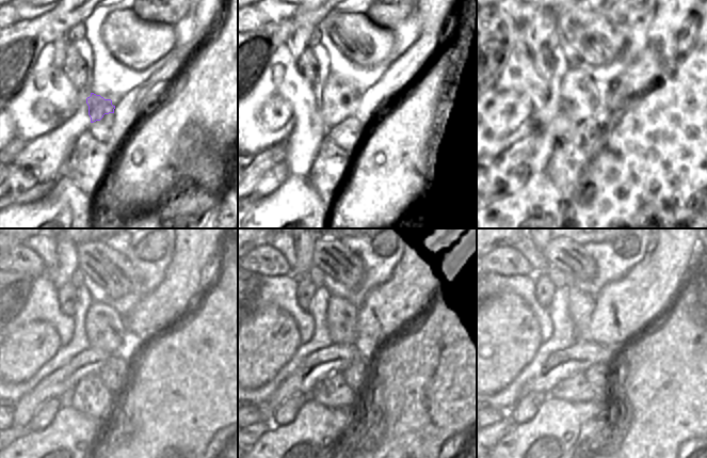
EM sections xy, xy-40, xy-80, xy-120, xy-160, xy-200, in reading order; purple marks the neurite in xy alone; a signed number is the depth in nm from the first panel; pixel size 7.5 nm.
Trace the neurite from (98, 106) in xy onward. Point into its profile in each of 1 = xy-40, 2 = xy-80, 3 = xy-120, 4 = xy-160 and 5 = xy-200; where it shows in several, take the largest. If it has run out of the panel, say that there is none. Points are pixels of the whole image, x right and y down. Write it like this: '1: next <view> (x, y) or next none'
1: next xy-40 (341, 99)
2: next xy-80 (581, 95)
3: next xy-120 (105, 329)
4: next xy-160 (341, 315)
5: next xy-200 (581, 305)

